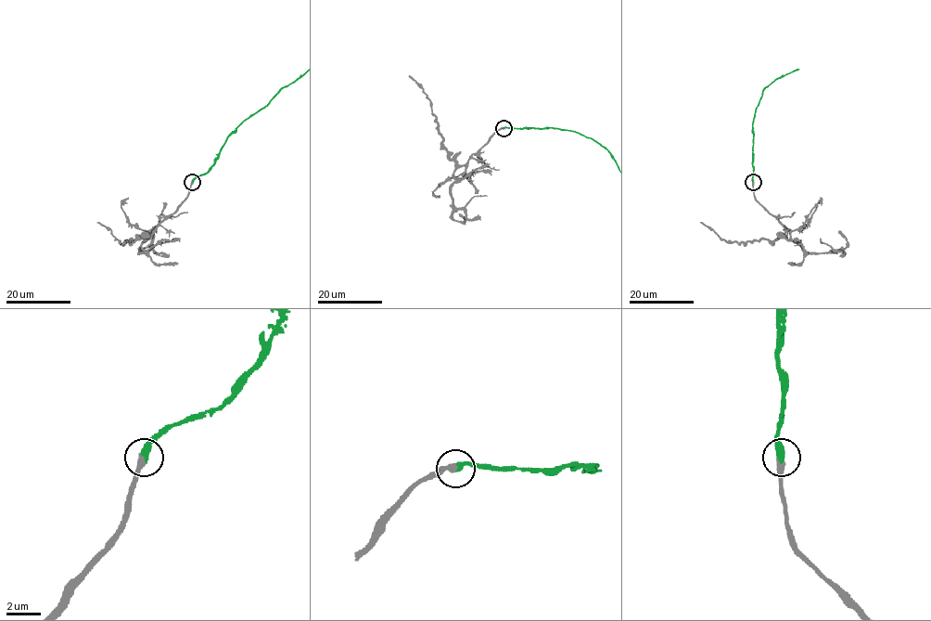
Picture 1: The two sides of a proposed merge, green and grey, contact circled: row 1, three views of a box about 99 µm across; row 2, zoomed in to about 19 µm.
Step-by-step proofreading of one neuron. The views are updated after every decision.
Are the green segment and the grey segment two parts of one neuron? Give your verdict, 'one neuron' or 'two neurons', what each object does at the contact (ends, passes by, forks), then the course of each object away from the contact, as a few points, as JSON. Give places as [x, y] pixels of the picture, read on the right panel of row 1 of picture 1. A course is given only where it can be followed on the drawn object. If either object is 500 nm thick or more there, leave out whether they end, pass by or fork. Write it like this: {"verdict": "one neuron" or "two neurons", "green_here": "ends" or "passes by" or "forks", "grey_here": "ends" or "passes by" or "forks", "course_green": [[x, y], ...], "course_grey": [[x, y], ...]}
{"verdict": "one neuron", "green_here": "ends", "grey_here": "ends", "course_grey": [[753, 182], [754, 198], [788, 231], [788, 239], [782, 236], [771, 241], [725, 241], [701, 222]]}

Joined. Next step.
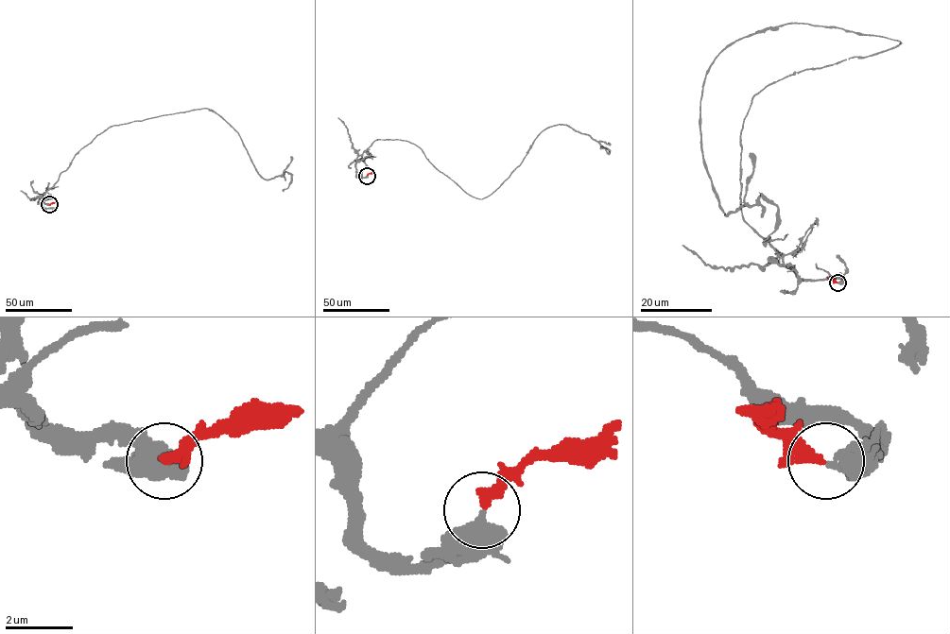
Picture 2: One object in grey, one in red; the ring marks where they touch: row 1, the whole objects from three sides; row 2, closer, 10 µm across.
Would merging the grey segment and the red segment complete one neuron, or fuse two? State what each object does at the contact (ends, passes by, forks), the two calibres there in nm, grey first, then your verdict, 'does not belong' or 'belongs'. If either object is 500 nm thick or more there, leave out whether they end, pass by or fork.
calibres 550 and 320 nm; belongs

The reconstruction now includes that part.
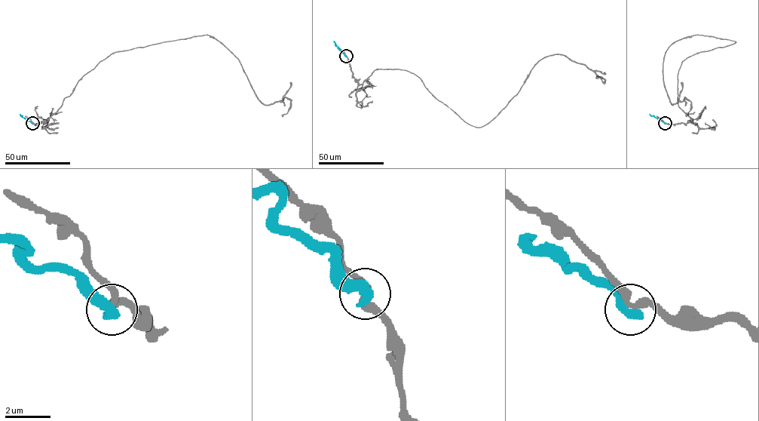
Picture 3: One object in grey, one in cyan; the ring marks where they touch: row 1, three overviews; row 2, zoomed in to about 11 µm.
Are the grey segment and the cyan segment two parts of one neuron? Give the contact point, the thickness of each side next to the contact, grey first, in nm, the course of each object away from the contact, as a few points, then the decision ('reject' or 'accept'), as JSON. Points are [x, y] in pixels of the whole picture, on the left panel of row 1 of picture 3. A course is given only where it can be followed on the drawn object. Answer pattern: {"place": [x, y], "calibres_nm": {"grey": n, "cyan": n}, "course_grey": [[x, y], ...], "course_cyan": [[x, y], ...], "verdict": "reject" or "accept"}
{"place": [32, 123], "calibres_nm": {"grey": 320, "cyan": 550}, "course_grey": [[32, 123], [46, 122], [78, 82], [113, 53], [203, 35], [239, 59], [263, 103], [290, 99], [282, 116]], "course_cyan": [[32, 123], [19, 114]], "verdict": "reject"}

